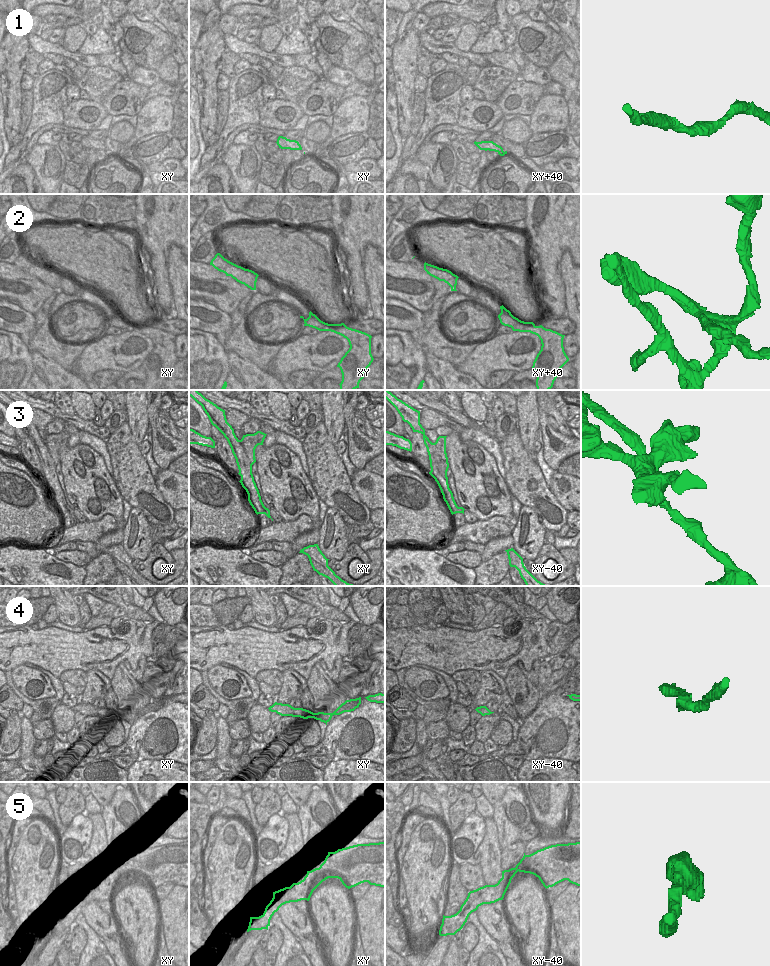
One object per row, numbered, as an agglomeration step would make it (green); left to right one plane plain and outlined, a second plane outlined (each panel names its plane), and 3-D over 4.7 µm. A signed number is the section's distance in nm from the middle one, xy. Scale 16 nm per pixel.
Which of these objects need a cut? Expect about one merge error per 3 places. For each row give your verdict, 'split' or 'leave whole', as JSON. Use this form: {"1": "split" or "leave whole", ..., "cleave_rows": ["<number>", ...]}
{"1": "leave whole", "2": "split", "3": "split", "4": "leave whole", "5": "leave whole", "cleave_rows": ["2", "3"]}

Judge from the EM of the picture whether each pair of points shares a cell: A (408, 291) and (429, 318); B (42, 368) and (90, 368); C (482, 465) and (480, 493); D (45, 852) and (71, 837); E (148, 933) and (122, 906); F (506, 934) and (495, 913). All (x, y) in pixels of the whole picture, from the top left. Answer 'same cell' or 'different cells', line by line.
A: different cells
B: different cells
C: same cell
D: different cells
E: same cell
F: same cell

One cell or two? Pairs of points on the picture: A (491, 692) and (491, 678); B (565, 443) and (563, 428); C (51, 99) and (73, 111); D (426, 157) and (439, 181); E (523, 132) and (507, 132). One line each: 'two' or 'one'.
A: one
B: two
C: two
D: one
E: one

